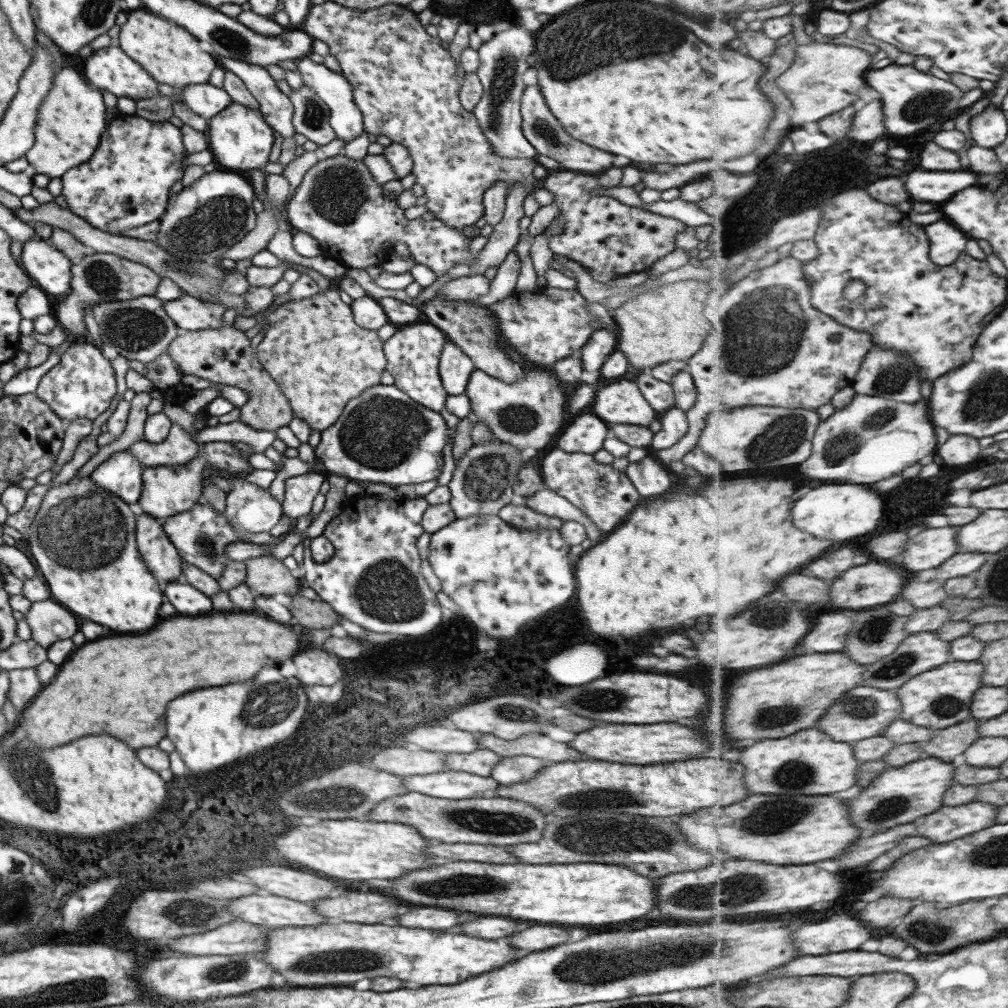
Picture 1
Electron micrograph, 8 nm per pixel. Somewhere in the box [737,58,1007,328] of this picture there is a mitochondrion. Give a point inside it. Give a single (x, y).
(924, 105)

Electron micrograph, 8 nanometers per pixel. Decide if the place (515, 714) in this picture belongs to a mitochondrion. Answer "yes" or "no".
yes

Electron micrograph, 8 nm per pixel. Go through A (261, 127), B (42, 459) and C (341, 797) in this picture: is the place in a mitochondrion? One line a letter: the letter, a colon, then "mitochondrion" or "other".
A: other
B: other
C: mitochondrion

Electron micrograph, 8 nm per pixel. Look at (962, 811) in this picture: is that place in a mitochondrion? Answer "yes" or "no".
no

